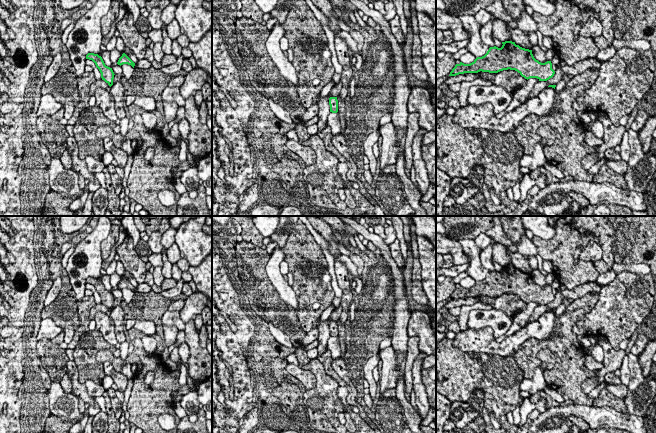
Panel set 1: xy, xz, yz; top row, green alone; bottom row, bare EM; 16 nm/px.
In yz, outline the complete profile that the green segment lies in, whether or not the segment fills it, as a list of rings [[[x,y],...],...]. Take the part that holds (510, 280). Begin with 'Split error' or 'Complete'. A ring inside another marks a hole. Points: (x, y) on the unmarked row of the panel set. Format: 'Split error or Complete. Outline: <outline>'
Complete. Outline: [[[505,265],[502,268],[501,272],[490,271],[484,280],[477,281],[470,288],[456,288],[449,300],[480,295],[498,297],[508,293],[517,295],[527,304],[537,302],[539,305],[547,305],[554,300],[551,285],[539,286],[534,282],[532,274],[522,272],[515,266]]]

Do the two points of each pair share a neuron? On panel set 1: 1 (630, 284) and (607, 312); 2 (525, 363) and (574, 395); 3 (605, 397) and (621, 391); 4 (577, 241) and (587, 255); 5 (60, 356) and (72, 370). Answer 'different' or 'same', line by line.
1: same
2: same
3: different
4: different
5: different

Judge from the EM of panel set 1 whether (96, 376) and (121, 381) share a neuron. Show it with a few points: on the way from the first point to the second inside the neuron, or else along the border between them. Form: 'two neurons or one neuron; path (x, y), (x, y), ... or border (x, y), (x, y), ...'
two neurons; border (101, 365), (106, 374)

